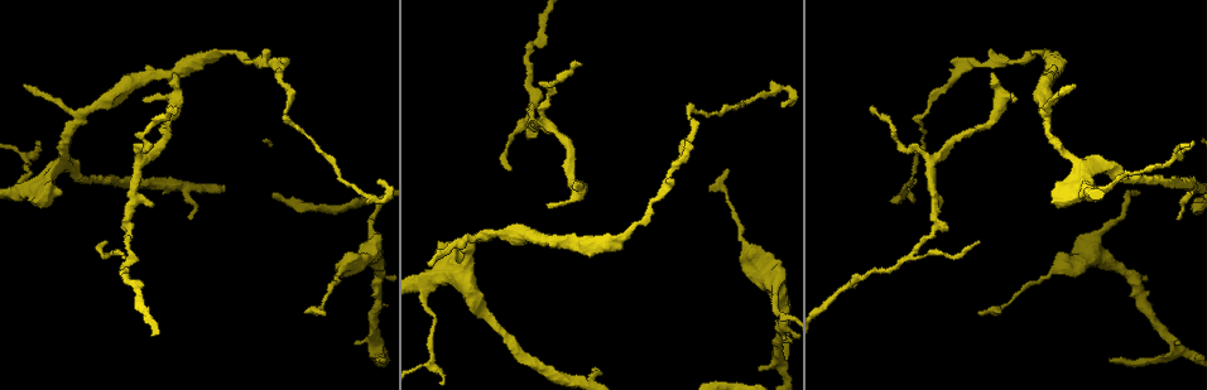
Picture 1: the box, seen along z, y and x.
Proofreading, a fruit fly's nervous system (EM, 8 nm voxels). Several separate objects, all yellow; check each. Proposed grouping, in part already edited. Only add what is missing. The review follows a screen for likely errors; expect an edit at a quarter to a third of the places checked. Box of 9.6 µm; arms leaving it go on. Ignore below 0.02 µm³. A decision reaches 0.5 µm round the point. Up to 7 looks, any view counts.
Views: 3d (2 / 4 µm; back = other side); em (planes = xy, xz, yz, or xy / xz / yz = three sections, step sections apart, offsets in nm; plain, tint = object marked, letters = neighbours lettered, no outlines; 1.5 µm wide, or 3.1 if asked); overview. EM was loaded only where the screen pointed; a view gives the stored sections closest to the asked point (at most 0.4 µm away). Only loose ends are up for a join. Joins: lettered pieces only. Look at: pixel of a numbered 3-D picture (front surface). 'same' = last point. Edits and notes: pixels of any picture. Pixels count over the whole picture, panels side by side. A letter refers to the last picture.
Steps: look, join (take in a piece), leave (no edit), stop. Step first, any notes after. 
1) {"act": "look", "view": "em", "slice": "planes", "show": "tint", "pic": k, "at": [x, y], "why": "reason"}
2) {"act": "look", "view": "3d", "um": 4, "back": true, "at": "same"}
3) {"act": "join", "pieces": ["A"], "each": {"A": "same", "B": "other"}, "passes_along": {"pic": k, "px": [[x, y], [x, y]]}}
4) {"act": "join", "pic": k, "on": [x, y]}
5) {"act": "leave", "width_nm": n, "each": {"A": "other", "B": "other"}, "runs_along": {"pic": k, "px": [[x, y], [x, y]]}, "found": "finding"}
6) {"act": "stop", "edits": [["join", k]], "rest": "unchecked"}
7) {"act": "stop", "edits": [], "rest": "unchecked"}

{"act": "look", "view": "3d", "um": 4, "back": true, "pic": 1, "at": [993, 72], "why": "free end"}

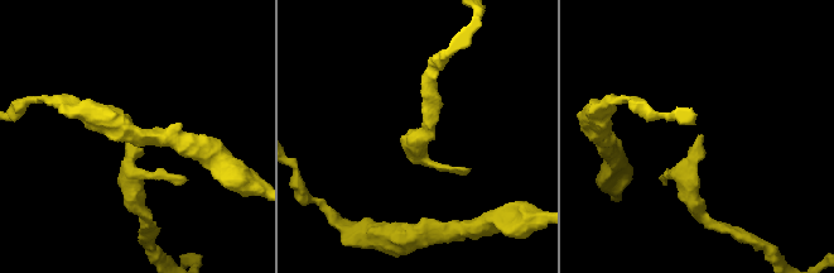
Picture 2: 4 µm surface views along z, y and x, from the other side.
{"act": "look", "view": "em", "slice": "xz", "step": 8, "show": "letters", "pic": 2, "at": [703, 135]}

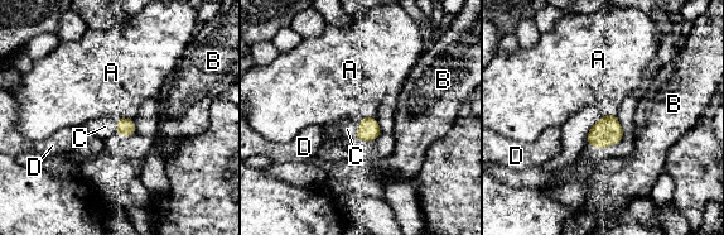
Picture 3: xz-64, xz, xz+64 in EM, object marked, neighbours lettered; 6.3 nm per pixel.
{"act": "look", "view": "em", "slice": "yz", "step": 8, "show": "letters", "at": "same"}

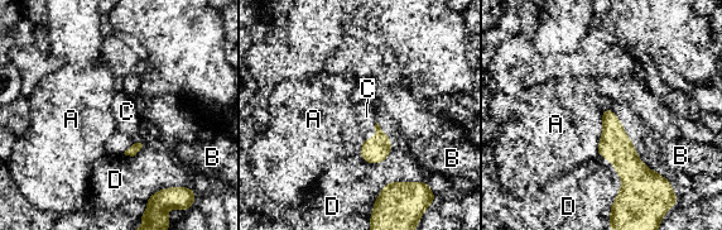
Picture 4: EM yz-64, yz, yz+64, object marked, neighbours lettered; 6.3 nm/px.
{"act": "join", "pieces": ["C"], "longest_contact_nm": ["A", 280], "each": {"A": "other", "B": "other", "C": "same", "D": "other"}, "found": "the neuron continues"}

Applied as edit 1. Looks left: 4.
{"act": "look", "view": "em", "slice": "planes", "show": "letters", "pic": 1, "at": [873, 108], "why": "thin end"}

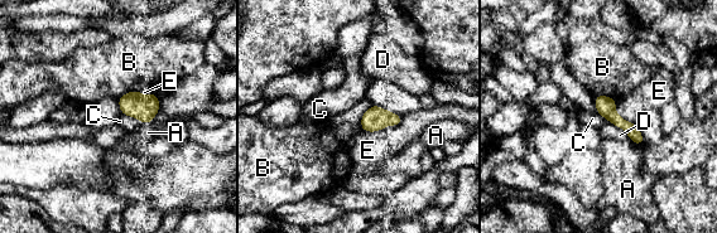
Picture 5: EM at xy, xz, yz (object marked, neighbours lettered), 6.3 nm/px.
{"act": "leave", "each": {"A": "other", "B": "other", "C": "other", "D": "other", "E": "other"}, "runs_along": {"pic": 5, "px": [[597, 98], [639, 141]]}, "found": "no lettered piece goes on from it"}

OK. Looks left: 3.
{"act": "look", "view": "3d", "um": 4, "pic": 1, "at": [760, 368], "why": "free end"}

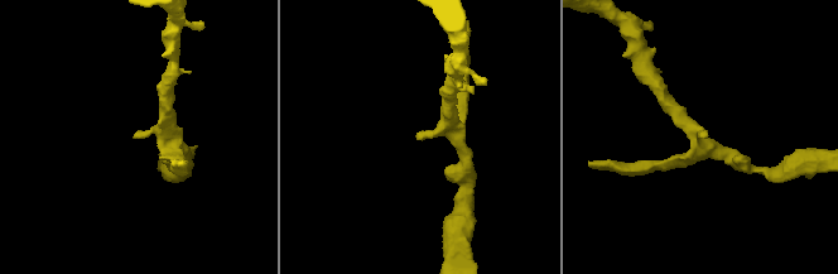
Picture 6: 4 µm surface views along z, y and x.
{"act": "look", "view": "em", "slice": "planes", "show": "letters", "pic": 6, "at": [419, 131], "arm_widths_nm": [200, 220]}

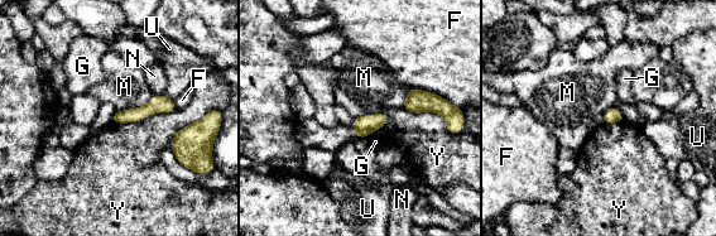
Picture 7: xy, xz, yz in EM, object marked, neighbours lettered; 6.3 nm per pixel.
{"act": "leave", "each": {"F": "other", "G": "other", "M": "other", "N": "other", "U": "other", "Y": "other"}, "border": {"pic": 7, "px": [[153, 95], [144, 105], [116, 111]]}, "found": "none of them fits"}

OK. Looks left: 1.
{"act": "stop", "edits": [["join", 4]], "rest": "unchecked"}

